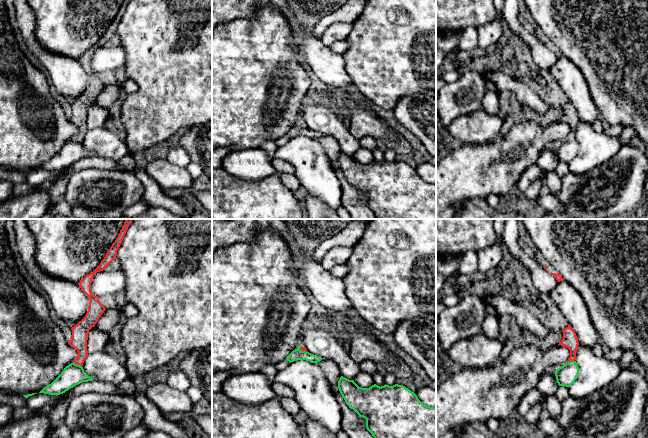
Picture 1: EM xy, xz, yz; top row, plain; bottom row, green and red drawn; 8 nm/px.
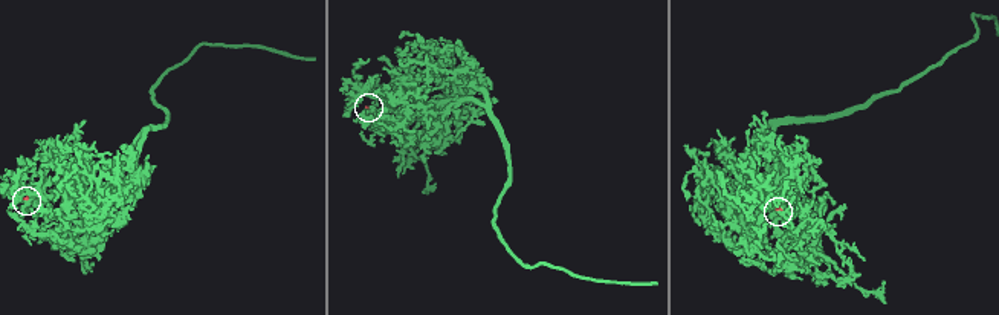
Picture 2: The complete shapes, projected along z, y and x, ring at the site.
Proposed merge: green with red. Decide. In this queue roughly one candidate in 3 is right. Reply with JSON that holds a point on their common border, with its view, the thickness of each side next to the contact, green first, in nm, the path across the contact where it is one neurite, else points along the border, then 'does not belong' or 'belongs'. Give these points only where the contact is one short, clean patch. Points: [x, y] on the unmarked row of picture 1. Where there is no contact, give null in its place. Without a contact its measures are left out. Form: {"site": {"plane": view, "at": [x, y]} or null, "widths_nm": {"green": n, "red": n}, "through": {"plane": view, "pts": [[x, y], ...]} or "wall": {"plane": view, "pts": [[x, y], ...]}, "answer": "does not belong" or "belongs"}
{"site": {"plane": "xy", "at": [76, 140]}, "widths_nm": {"green": 170, "red": 130}, "through": {"plane": "xy", "pts": [[73, 150], [76, 140], [81, 134], [79, 114]]}, "answer": "belongs"}

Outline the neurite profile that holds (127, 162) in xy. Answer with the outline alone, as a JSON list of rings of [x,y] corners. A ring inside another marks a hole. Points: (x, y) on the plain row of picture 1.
[[[128,153],[121,160],[119,160],[118,165],[120,168],[123,168],[126,171],[134,171],[135,170],[135,159],[132,153]]]

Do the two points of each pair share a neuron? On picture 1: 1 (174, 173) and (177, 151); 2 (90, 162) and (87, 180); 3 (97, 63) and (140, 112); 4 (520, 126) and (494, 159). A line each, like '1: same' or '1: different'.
1: different
2: different
3: different
4: same

